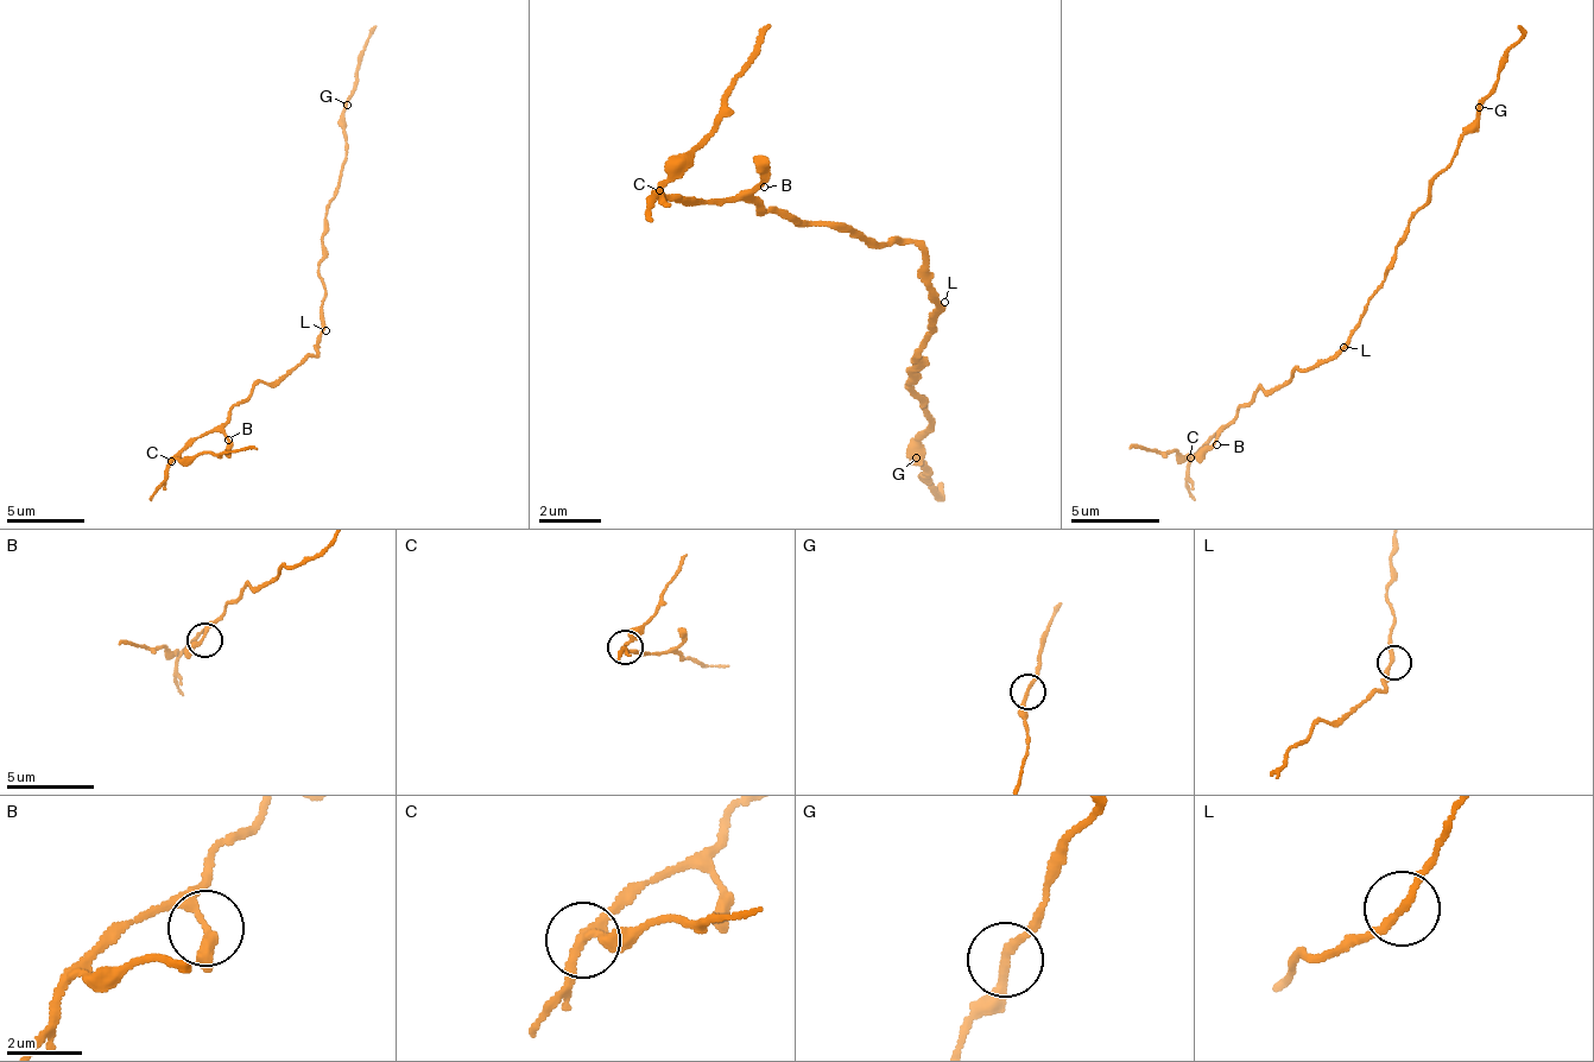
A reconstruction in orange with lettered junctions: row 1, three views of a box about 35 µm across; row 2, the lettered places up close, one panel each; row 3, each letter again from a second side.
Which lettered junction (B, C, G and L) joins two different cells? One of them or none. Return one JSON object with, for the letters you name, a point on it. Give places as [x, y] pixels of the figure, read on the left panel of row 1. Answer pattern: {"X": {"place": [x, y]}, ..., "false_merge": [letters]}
{"C": {"place": [171, 461]}, "false_merge": ["C"]}

